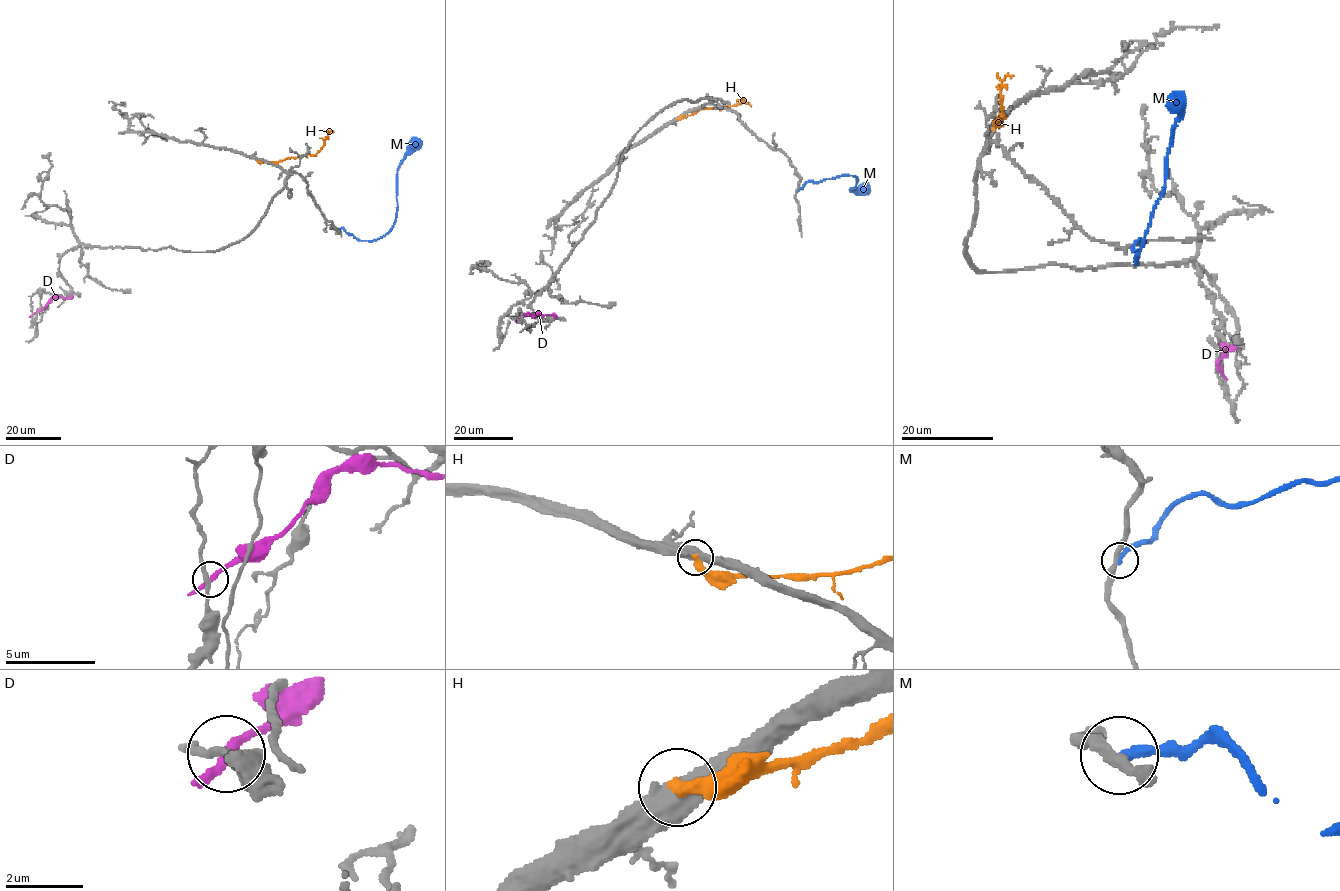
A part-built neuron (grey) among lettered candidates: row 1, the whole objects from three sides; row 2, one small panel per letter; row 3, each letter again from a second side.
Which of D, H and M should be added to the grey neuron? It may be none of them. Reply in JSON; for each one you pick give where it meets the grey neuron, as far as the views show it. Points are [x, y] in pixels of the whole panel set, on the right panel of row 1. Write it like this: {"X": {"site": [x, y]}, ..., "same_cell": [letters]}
{"same_cell": []}

